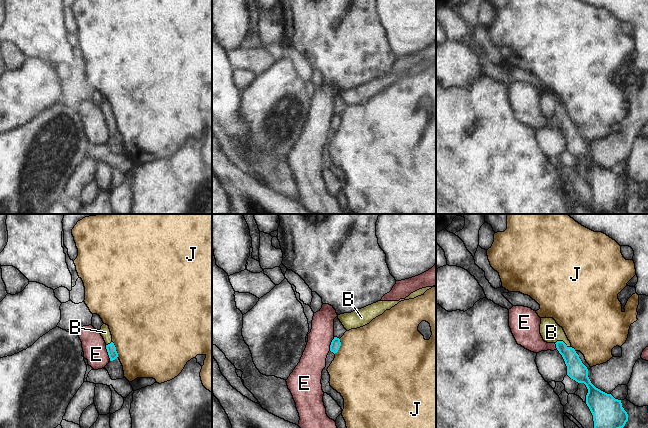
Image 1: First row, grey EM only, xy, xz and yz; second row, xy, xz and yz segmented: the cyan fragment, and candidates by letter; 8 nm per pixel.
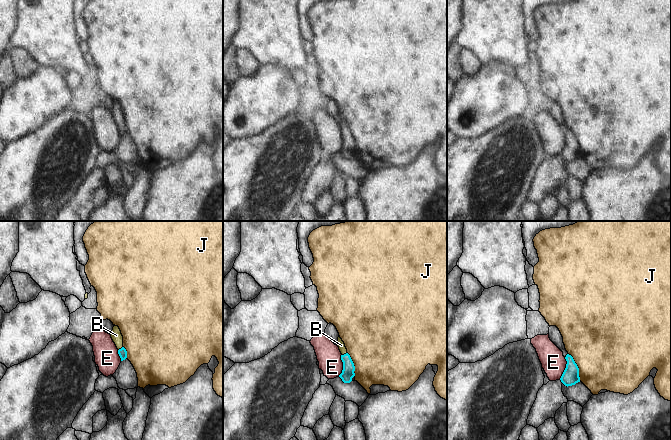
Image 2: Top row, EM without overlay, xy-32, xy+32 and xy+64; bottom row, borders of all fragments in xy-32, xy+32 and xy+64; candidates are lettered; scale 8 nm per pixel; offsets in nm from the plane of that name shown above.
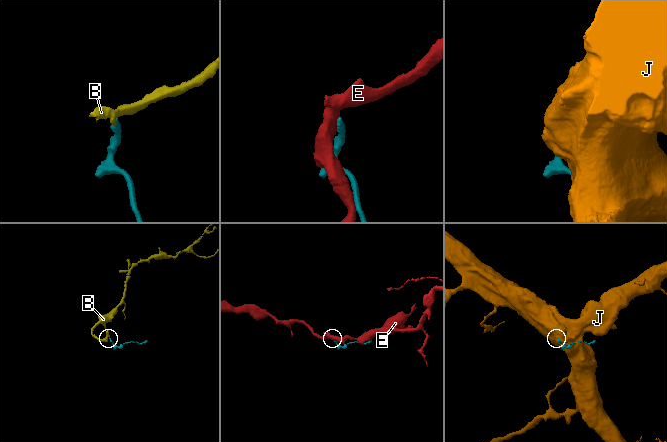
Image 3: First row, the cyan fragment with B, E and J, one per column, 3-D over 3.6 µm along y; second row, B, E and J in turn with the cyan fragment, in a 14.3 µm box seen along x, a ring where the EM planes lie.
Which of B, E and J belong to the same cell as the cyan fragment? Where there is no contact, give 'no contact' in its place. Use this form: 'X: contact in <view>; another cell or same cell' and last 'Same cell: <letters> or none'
B: contact in yz; same cell
E: contact in xy; another cell
J: contact in xz; another cell
Same cell: B

